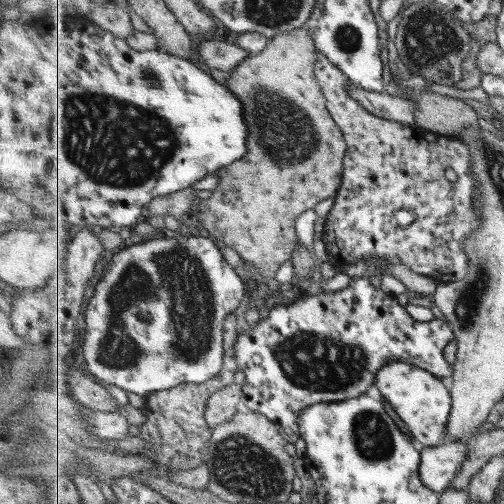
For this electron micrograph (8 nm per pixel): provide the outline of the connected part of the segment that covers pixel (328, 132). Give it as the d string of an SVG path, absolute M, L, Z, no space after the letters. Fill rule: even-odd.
M306 27L271 38L263 52L249 56L236 66L227 80L227 87L243 101L250 125L249 148L241 160L219 168L215 175L219 184L213 196L199 201L196 214L202 227L222 244L234 249L247 263L259 269L260 281L272 283L279 268L301 244L295 232L295 220L305 210L314 209L326 198L336 197L343 182L347 143L342 129L327 108L326 96L315 74L318 48Z

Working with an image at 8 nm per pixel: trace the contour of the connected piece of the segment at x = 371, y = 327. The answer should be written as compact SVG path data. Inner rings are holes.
M357 278L355 280L350 280L349 286L342 291L333 293L331 295L318 294L315 296L295 296L295 300L290 305L279 304L271 308L269 316L262 319L255 324L255 326L249 326L249 328L239 333L238 343L235 344L235 356L238 357L238 366L240 370L245 374L246 380L242 385L243 389L243 408L251 411L255 411L267 416L267 418L278 424L279 430L282 435L286 437L291 443L297 442L299 438L302 438L301 431L299 430L299 414L305 408L313 406L313 404L342 401L352 398L357 398L363 393L370 393L374 391L378 373L382 371L384 367L395 362L403 362L411 364L421 368L422 370L431 372L434 376L442 377L444 381L450 381L452 377L452 367L447 366L445 358L443 358L443 352L445 348L449 346L449 342L454 338L454 332L448 321L443 318L435 318L429 322L421 322L411 316L406 310L407 306L404 303L399 302L397 298L385 294L383 289L377 290L373 283L369 282L368 278Z

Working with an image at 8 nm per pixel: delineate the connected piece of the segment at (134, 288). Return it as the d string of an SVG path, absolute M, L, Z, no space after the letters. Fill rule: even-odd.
M175 236L174 238L157 238L140 243L138 240L128 243L127 248L122 249L109 259L109 266L99 282L93 284L91 294L88 297L82 317L81 340L75 352L75 357L83 368L86 368L93 378L106 385L115 385L124 391L134 392L141 397L157 392L166 391L178 387L184 383L202 384L218 376L226 363L226 347L224 344L224 332L226 331L226 319L229 314L239 308L245 296L245 284L241 276L233 270L233 266L225 260L223 252L219 250L213 240L201 238L201 236Z

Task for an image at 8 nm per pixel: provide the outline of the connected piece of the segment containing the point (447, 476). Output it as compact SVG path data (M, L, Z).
M467 441L437 443L435 447L427 447L422 450L423 484L427 488L434 489L438 494L446 490L453 479L459 475L459 469L463 469L463 463L467 462Z

